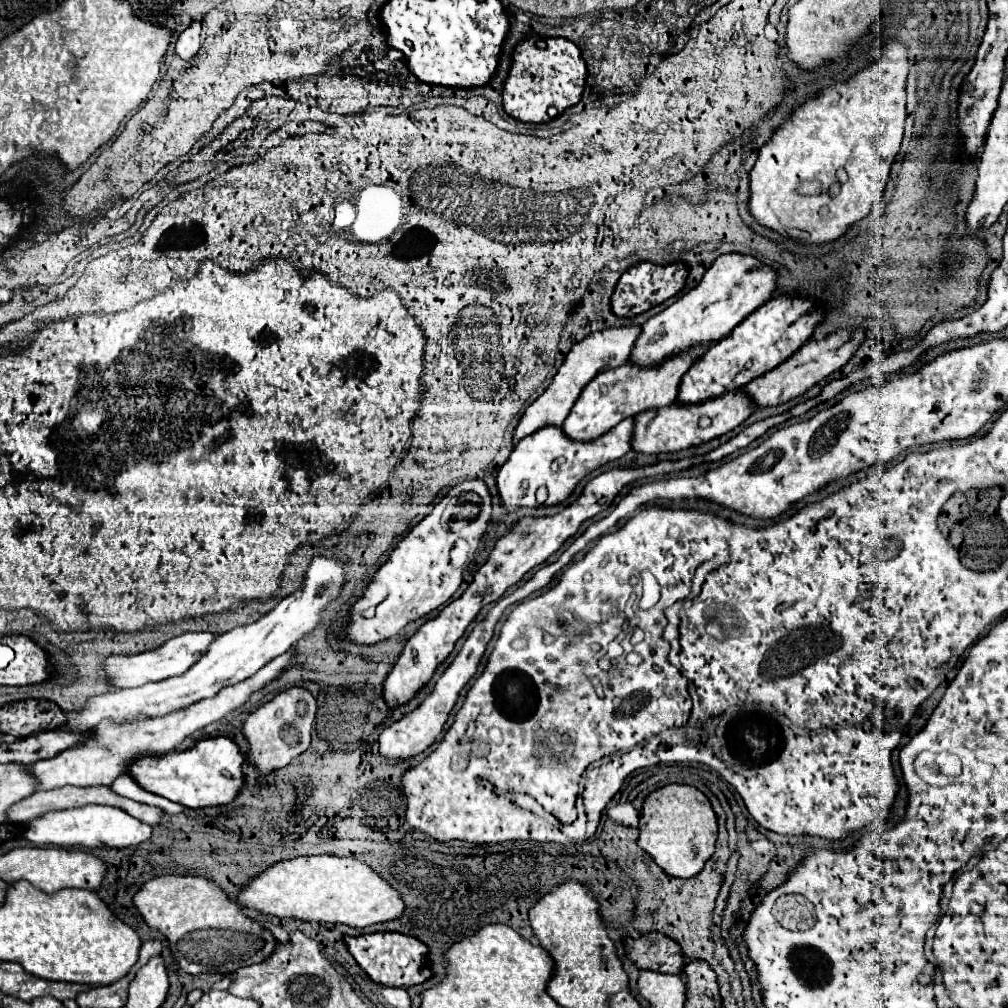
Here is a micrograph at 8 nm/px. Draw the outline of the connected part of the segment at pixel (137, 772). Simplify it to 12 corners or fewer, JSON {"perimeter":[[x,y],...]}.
{"perimeter":[[199,740],[137,760],[143,788],[189,808],[231,804],[245,786],[237,742]]}

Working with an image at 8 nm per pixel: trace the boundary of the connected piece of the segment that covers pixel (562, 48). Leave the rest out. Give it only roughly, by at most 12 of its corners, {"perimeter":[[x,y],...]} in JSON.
{"perimeter":[[567,38],[515,46],[503,110],[547,122],[581,100],[585,60]]}

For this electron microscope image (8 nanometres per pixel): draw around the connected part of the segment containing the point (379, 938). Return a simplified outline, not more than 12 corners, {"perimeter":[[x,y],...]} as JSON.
{"perimeter":[[397,932],[343,936],[383,986],[415,986],[431,972],[425,946]]}

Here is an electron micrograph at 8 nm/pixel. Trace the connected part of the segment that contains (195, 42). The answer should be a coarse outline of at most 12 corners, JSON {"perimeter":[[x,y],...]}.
{"perimeter":[[201,20],[179,34],[175,52],[191,58],[199,50]]}

